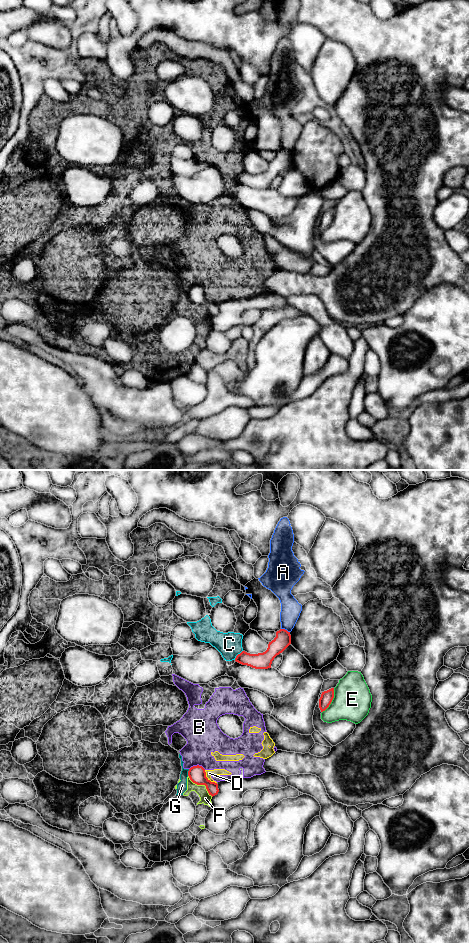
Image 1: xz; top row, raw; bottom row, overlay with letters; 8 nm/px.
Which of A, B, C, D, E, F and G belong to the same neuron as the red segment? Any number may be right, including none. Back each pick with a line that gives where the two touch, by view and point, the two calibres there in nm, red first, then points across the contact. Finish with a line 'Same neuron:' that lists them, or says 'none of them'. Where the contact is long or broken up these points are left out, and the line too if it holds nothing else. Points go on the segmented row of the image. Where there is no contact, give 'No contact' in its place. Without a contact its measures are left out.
Same neuron: none of them

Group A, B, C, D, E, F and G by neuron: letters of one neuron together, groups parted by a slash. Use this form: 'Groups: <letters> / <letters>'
Groups: A / B C D F G / E

